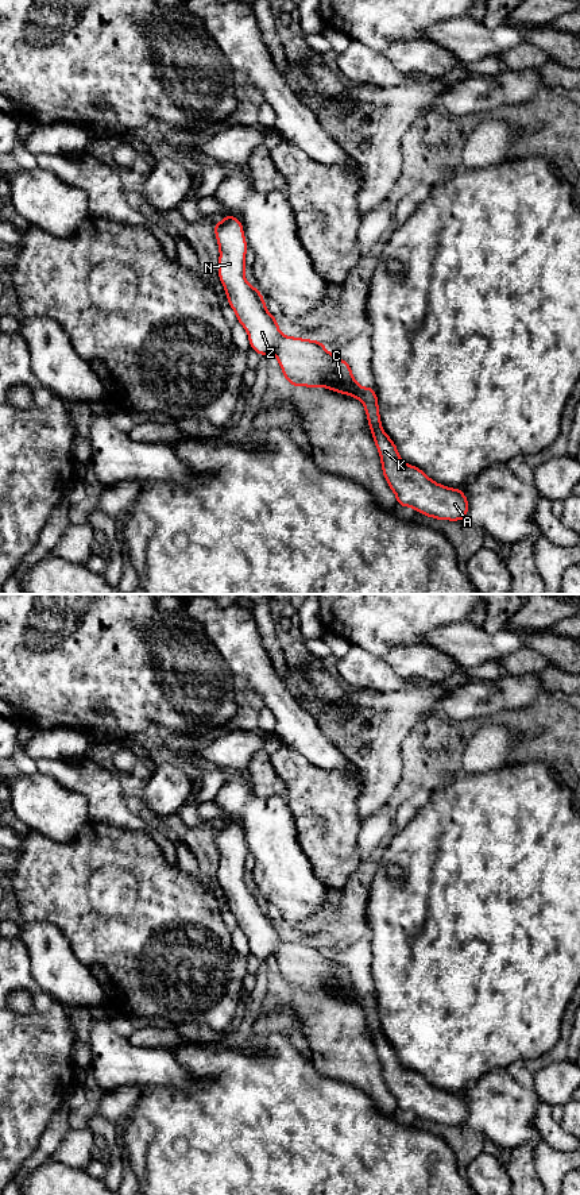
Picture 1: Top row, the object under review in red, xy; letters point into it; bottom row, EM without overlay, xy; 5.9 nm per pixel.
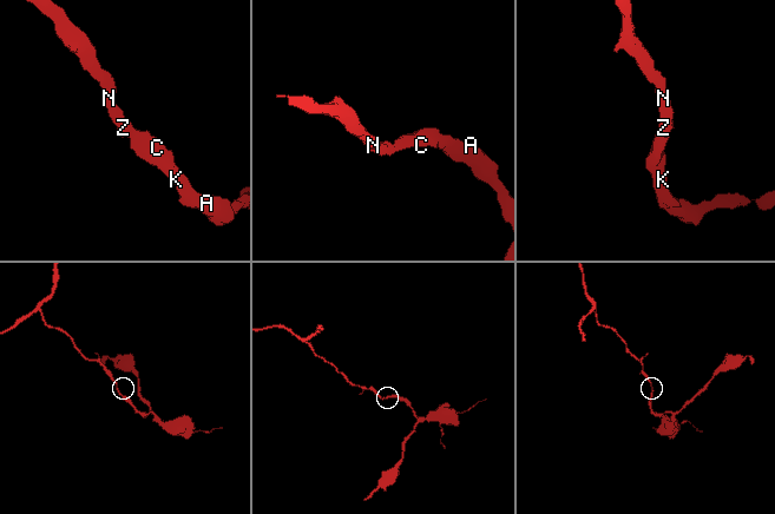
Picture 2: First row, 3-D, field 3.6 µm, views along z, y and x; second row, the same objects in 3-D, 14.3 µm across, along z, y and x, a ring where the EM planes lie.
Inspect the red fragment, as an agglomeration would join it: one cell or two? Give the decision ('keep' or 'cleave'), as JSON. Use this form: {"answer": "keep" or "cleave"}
{"answer": "keep"}

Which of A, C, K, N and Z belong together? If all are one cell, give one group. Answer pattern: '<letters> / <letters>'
A C K N Z

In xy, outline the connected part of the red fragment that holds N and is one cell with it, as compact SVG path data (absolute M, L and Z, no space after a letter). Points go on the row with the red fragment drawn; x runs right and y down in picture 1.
M227 215L220 223L214 223L214 232L220 247L219 277L224 285L229 305L237 315L239 323L247 329L251 348L260 355L274 352L282 367L283 375L291 386L324 386L333 392L353 396L364 404L368 424L378 447L382 470L388 486L397 496L399 506L411 506L419 513L438 520L465 520L468 500L460 489L449 489L438 485L425 475L415 466L406 464L398 454L394 442L384 433L380 425L378 398L374 388L361 388L355 381L349 365L339 356L328 352L318 340L290 338L281 334L275 317L264 305L259 290L251 286L244 278L244 257L248 246L244 239L243 225L236 217Z

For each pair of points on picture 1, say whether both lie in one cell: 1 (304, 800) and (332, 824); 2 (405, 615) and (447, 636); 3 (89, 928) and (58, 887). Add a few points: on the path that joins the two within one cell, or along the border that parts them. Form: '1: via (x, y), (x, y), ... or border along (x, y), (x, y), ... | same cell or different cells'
1: via (310, 801), (327, 817) | same cell
2: border along (466, 621), (436, 627), (426, 636), (426, 643) | different cells
3: via (80, 918), (61, 897) | same cell

